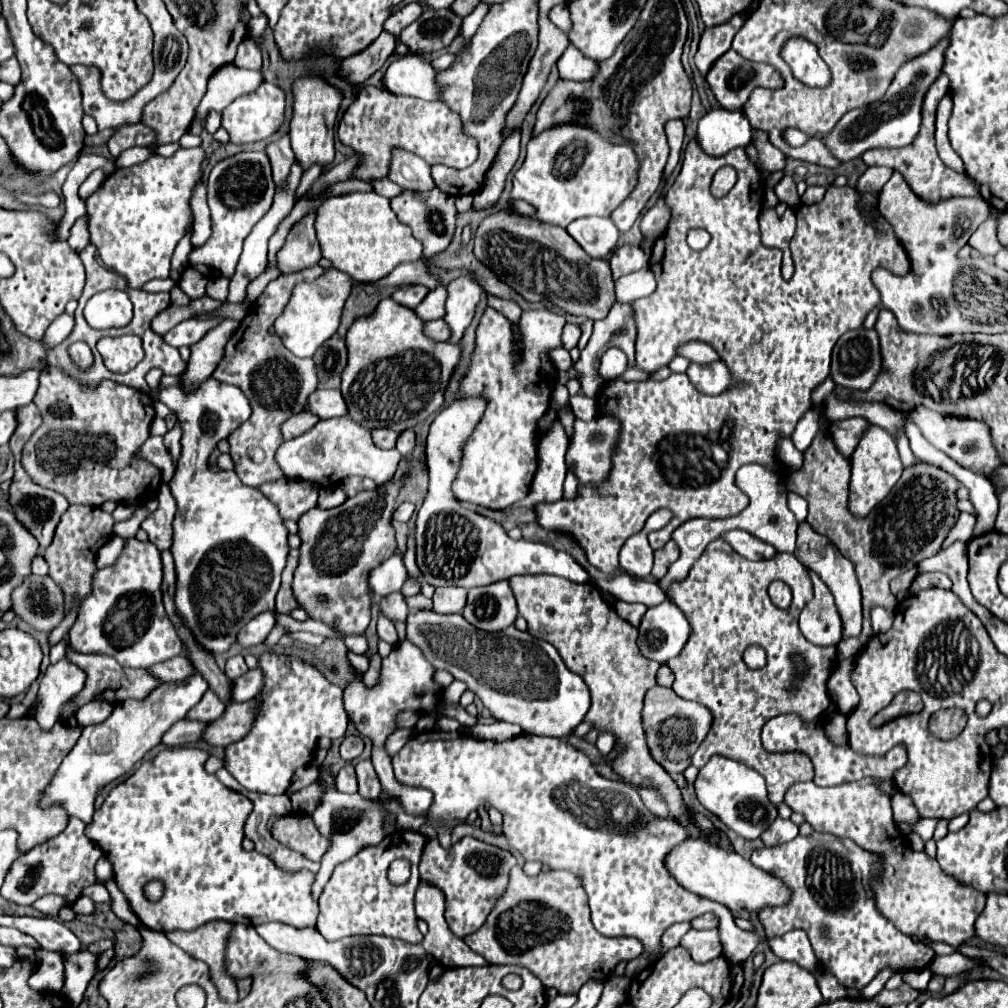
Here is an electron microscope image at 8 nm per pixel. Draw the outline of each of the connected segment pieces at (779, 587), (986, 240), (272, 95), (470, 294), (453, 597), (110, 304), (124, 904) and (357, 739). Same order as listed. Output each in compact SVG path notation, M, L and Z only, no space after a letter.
M773 581L768 588L768 594L775 606L787 608L791 604L791 589L781 581Z
M992 207L987 222L983 222L977 228L977 232L969 238L969 246L973 250L977 250L981 256L993 256L1001 249L996 235L997 217L1000 213L1001 211Z
M262 82L254 92L233 100L233 104L229 104L221 112L221 116L223 116L221 124L229 132L231 142L235 142L235 144L247 144L247 142L255 142L255 140L263 140L263 138L269 138L279 128L285 114L285 107L284 92L274 84Z
M461 276L447 286L447 302L445 302L445 324L451 330L451 344L457 344L463 338L463 332L473 320L475 306L481 296L481 286L473 276Z
M435 588L433 610L439 614L455 614L465 606L465 588Z
M107 290L93 296L85 306L85 320L91 328L119 328L131 322L133 310L127 290Z
M107 880L107 882L105 882L105 886L109 888L111 898L113 898L113 912L115 912L121 920L125 920L125 922L129 922L129 924L137 926L137 924L139 924L137 916L133 914L133 910L129 908L129 902L127 902L127 900L125 900L125 896L119 892L119 888L113 884L113 880Z
M345 736L340 745L340 755L345 761L352 761L360 756L365 748L365 742L361 736Z

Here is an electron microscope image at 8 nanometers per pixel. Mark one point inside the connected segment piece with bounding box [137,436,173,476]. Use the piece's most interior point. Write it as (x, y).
(153, 450)

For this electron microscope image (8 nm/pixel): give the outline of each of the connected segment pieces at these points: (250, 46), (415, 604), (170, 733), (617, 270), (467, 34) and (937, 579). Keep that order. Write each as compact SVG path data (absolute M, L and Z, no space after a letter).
M245 38L238 46L238 50L234 59L236 66L250 69L260 70L262 66L262 54L256 46L253 38Z
M423 594L409 596L409 598L405 598L405 602L407 602L407 606L409 606L409 610L411 610L411 612L423 610L423 608L431 608L431 600L429 600L429 598L425 598Z
M183 718L177 724L173 724L161 738L161 742L165 746L185 746L185 744L195 744L201 740L201 732L205 732L205 728L209 726L209 722L199 722L199 720L189 720Z
M621 246L615 250L613 258L611 258L611 272L613 272L613 278L617 280L619 276L625 276L625 274L631 274L631 272L637 272L643 268L643 252L631 252L631 246Z
M479 4L479 6L477 6L477 8L467 16L467 18L463 18L463 28L461 28L459 36L465 38L465 40L469 40L469 38L477 32L477 28L479 28L483 16L487 14L487 10L489 10L487 4Z
M925 572L915 578L915 582L911 584L911 592L917 594L925 588L945 588L947 590L947 588L951 588L951 580L941 572Z

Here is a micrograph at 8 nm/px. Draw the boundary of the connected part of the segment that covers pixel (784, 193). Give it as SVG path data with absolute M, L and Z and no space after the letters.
M785 176L777 186L775 186L775 194L779 198L779 202L785 202L789 204L789 208L797 208L801 204L801 198L797 194L797 188L795 188L795 180L791 176Z

